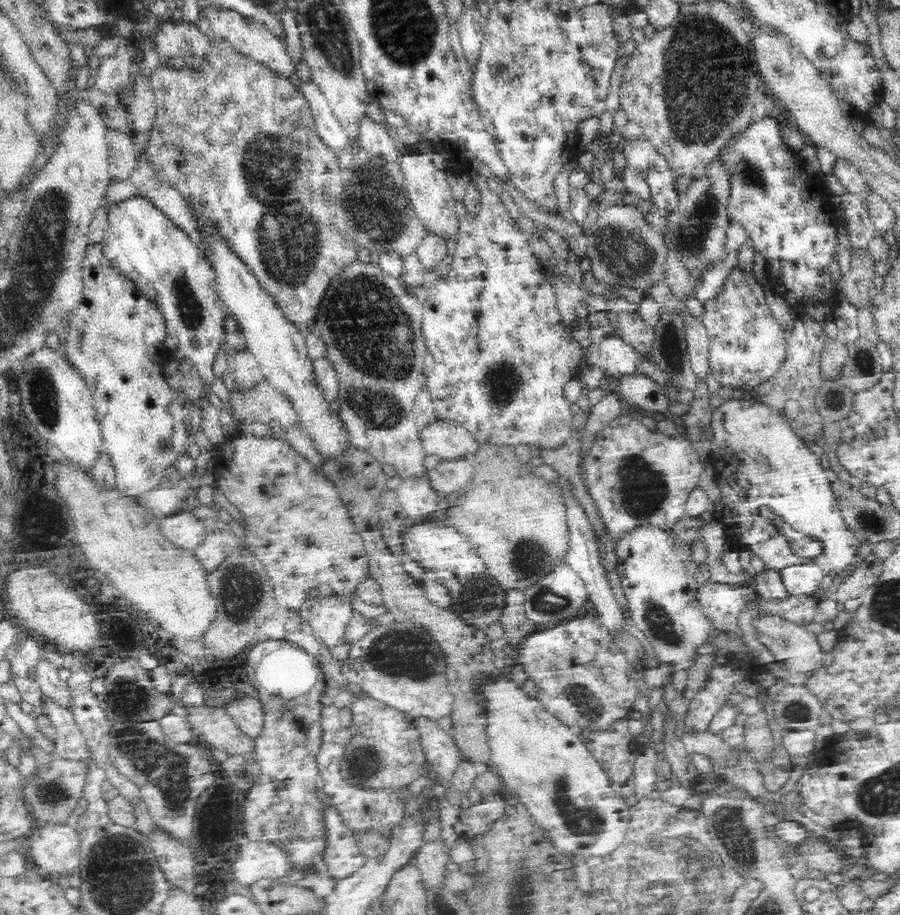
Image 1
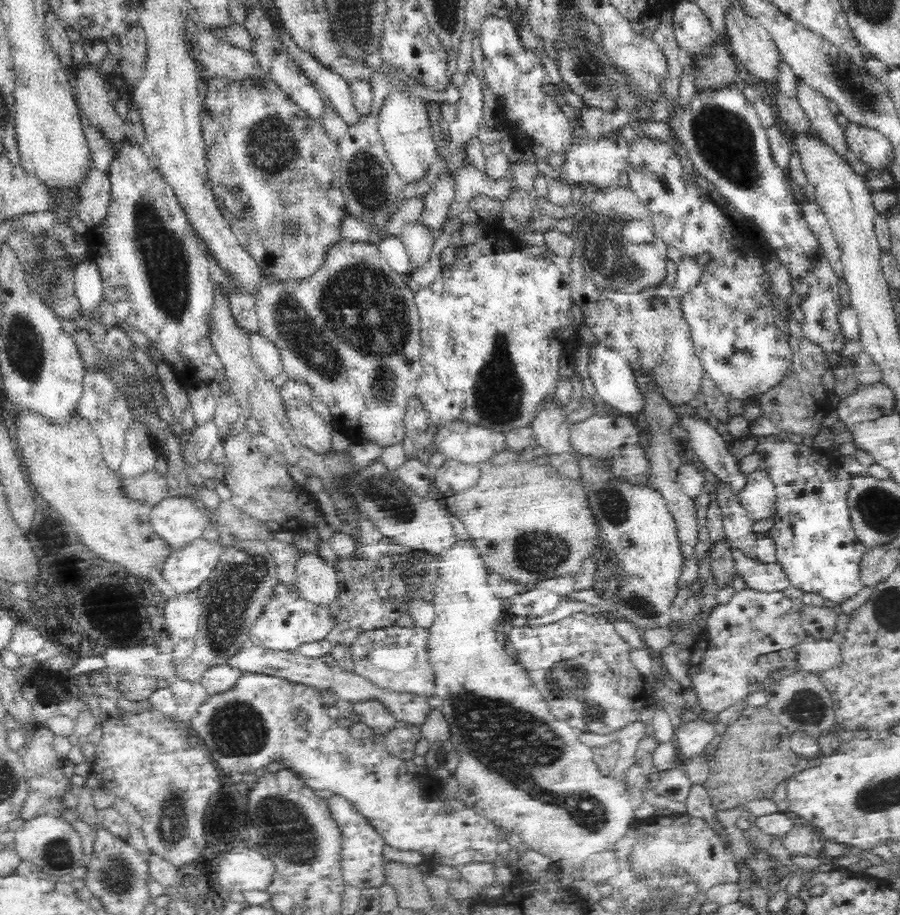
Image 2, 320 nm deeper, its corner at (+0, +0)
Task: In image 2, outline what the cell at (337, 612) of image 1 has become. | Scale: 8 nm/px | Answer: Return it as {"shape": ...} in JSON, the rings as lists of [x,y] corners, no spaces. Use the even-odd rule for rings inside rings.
{"shape":[[[314,553],[303,555],[296,564],[298,593],[314,607],[330,608],[339,594],[336,568]]]}

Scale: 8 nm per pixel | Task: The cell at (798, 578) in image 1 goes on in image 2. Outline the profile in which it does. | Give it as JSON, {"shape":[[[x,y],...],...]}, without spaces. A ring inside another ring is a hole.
{"shape":[[[732,548],[732,559],[734,560],[737,575],[741,577],[746,588],[763,592],[783,592],[792,585],[791,577],[785,573],[784,568],[778,563],[760,564],[759,561],[750,559],[738,548]]]}

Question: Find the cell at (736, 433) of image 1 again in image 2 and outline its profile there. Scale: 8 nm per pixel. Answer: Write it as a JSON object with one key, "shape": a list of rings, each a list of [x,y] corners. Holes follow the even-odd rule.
{"shape":[[[774,435],[760,438],[753,452],[760,456],[759,470],[772,481],[777,494],[776,520],[769,531],[769,536],[776,544],[777,563],[791,577],[792,586],[801,589],[804,593],[816,593],[821,598],[836,604],[844,603],[854,597],[864,588],[860,581],[860,562],[867,549],[856,537],[851,523],[847,503],[851,475],[846,467],[838,466],[824,455],[816,454],[811,447],[781,441]]]}

